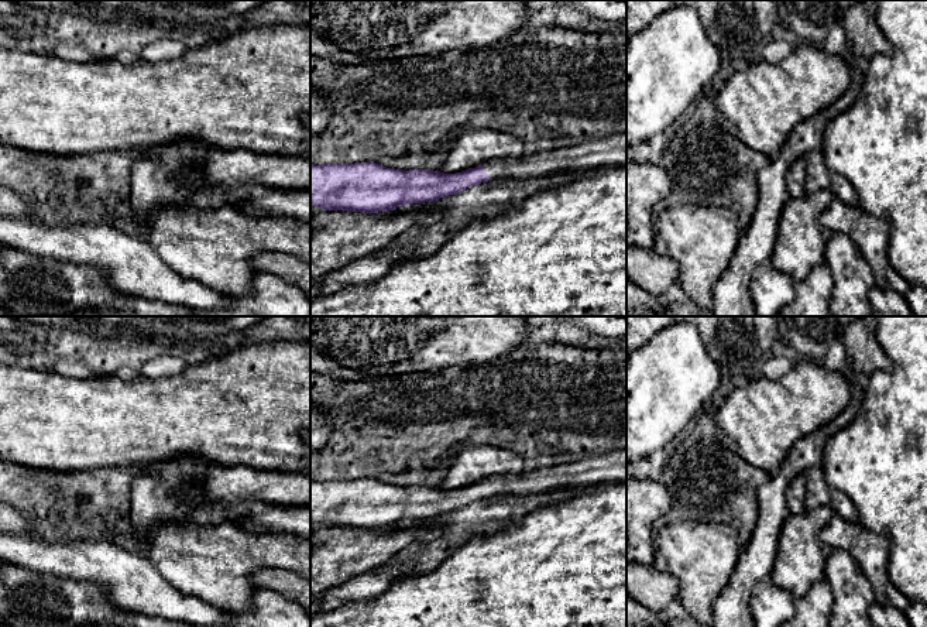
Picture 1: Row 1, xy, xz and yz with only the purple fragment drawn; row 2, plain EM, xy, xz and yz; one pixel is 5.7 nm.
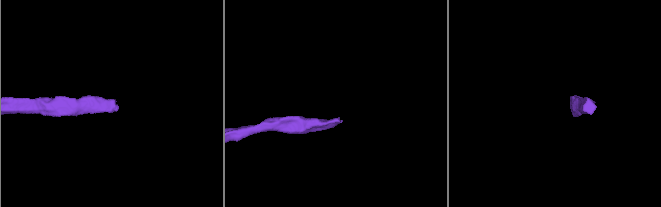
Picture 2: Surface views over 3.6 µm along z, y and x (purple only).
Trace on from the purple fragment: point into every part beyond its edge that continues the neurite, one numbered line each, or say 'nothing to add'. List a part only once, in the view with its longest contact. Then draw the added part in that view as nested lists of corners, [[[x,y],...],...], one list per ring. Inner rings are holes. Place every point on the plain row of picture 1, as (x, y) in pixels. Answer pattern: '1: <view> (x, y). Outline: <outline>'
1: xz (586, 473). Outline: [[[626,449],[535,469],[519,476],[488,477],[483,483],[491,496],[584,491],[597,486],[626,483]]]

